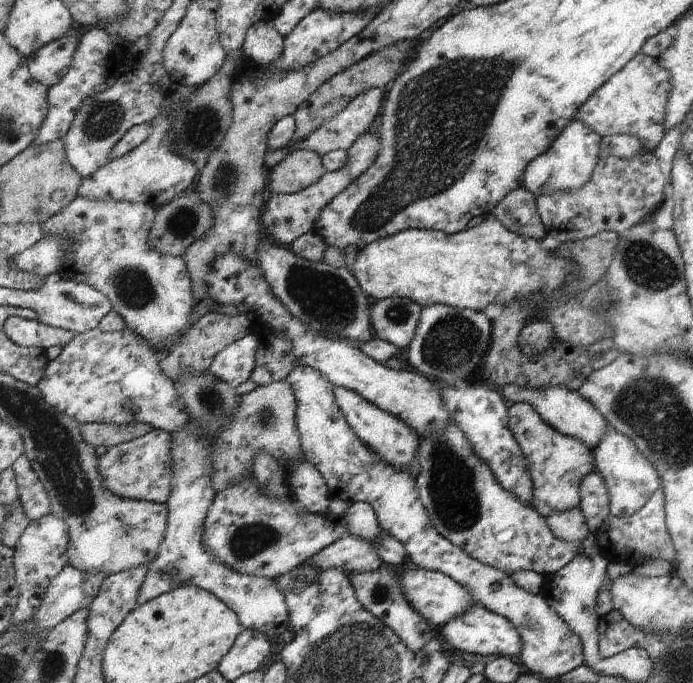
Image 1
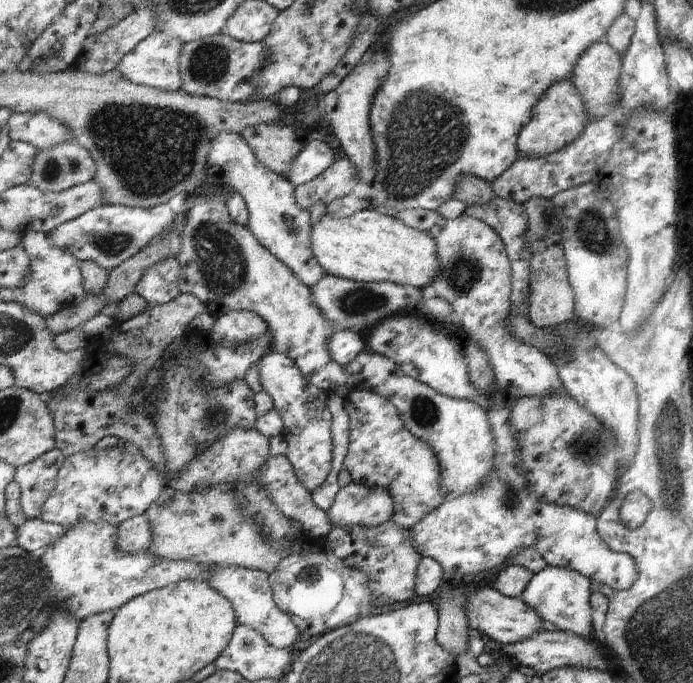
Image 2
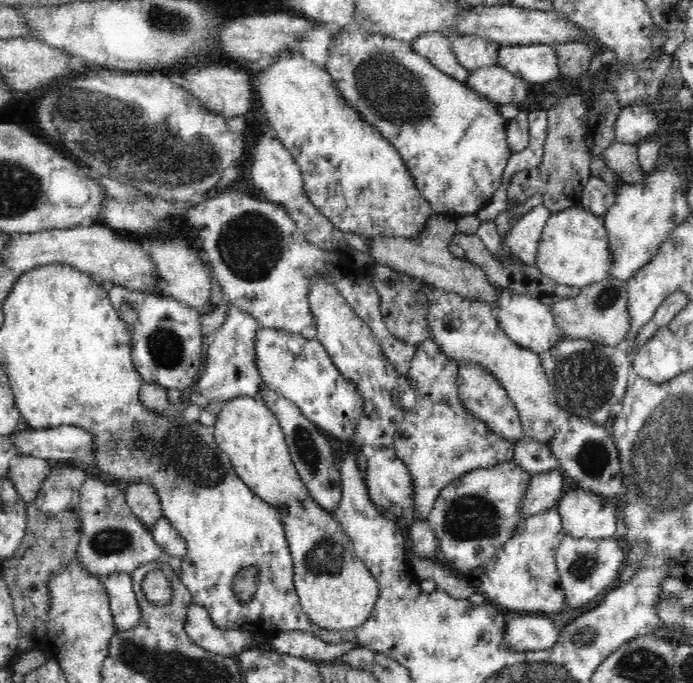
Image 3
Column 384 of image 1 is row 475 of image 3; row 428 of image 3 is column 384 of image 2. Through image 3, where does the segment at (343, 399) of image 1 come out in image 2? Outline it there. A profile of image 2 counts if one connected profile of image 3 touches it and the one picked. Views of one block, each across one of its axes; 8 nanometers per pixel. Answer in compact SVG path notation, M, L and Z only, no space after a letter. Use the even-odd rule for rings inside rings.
M357 389L345 398L345 408L350 414L352 430L344 466L352 481L383 488L392 494L396 506L392 519L399 526L413 528L447 501L449 495L440 485L436 451L408 429L400 410L388 398L372 390Z

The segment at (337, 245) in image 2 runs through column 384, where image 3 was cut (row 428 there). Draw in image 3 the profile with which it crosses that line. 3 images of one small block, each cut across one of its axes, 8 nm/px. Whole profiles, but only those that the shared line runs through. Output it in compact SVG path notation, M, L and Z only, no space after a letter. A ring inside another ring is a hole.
M242 395L225 402L215 418L214 436L218 448L221 448L232 461L238 476L250 487L255 495L284 511L286 539L295 567L295 586L304 612L315 626L330 633L348 633L364 625L370 618L379 598L378 584L370 570L360 563L354 552L355 548L336 520L334 514L325 511L310 495L308 487L300 478L291 459L289 446L277 416L266 403L251 396Z

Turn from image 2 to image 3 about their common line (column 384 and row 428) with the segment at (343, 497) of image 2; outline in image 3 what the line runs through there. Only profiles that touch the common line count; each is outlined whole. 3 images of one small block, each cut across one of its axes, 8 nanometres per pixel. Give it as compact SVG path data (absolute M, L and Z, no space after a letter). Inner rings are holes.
M460 364L458 398L467 413L488 425L488 428L496 436L511 442L514 446L518 445L518 442L522 442L526 437L518 409L509 399L506 390L502 388L502 385L494 378L494 375L488 373L487 370L471 364Z

